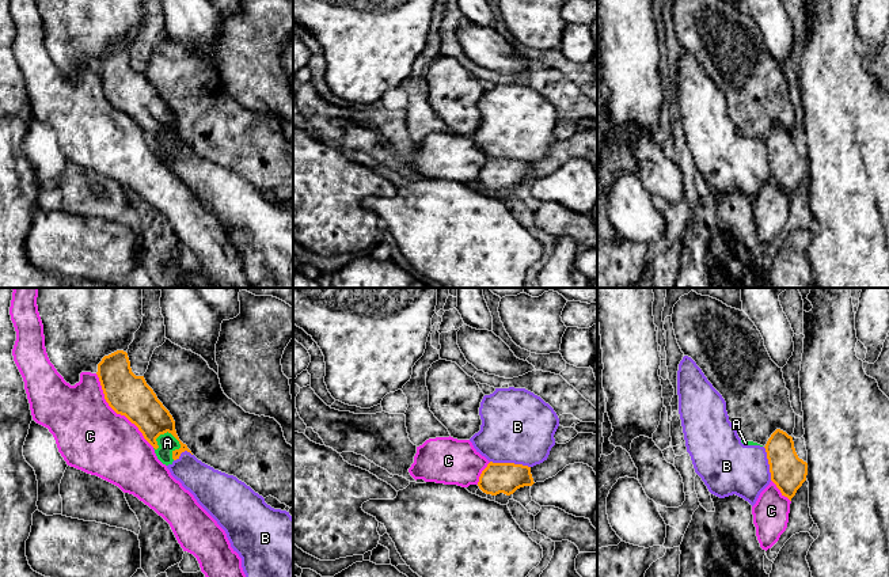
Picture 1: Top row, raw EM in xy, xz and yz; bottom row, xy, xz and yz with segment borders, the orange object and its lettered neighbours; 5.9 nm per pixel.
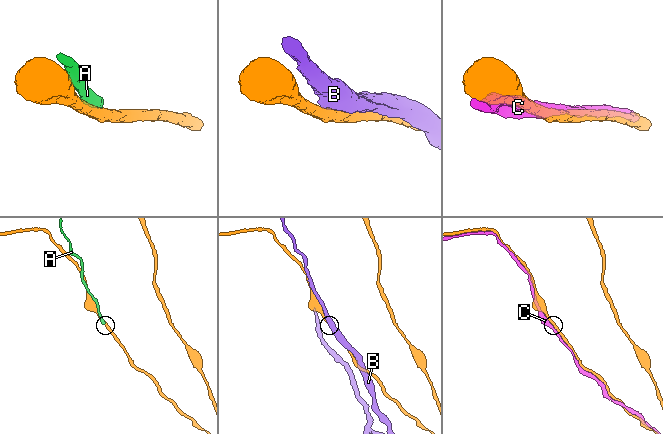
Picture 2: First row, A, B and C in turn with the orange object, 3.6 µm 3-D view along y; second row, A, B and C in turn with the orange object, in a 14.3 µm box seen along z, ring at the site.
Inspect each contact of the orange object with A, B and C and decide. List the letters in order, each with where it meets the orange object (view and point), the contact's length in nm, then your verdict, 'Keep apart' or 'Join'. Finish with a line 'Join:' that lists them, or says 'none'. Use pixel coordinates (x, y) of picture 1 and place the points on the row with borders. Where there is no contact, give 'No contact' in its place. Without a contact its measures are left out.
A: Touches orange at xy (181, 445). Shared border 180 nm. Keep apart
B: Touches orange at xz (511, 463). Shared border 240 nm. Keep apart
C: Touches orange at xy (117, 413). Shared border 550 nm. Join
Join: C

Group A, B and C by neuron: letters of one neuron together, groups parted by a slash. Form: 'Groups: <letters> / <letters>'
Groups: A B / C

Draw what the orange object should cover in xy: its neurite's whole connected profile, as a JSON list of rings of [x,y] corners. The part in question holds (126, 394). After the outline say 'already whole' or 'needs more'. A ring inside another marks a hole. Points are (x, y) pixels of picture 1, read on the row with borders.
[[[38,288],[12,291],[10,315],[16,331],[14,361],[24,381],[33,420],[49,429],[67,464],[118,486],[153,509],[170,524],[183,551],[197,558],[205,577],[246,577],[242,558],[231,547],[225,531],[157,459],[156,439],[167,432],[181,444],[179,449],[172,451],[174,460],[182,452],[191,451],[179,440],[172,415],[144,376],[132,372],[128,353],[117,350],[105,356],[96,373],[81,372],[80,381],[71,386],[48,357],[37,305]]] | needs more

